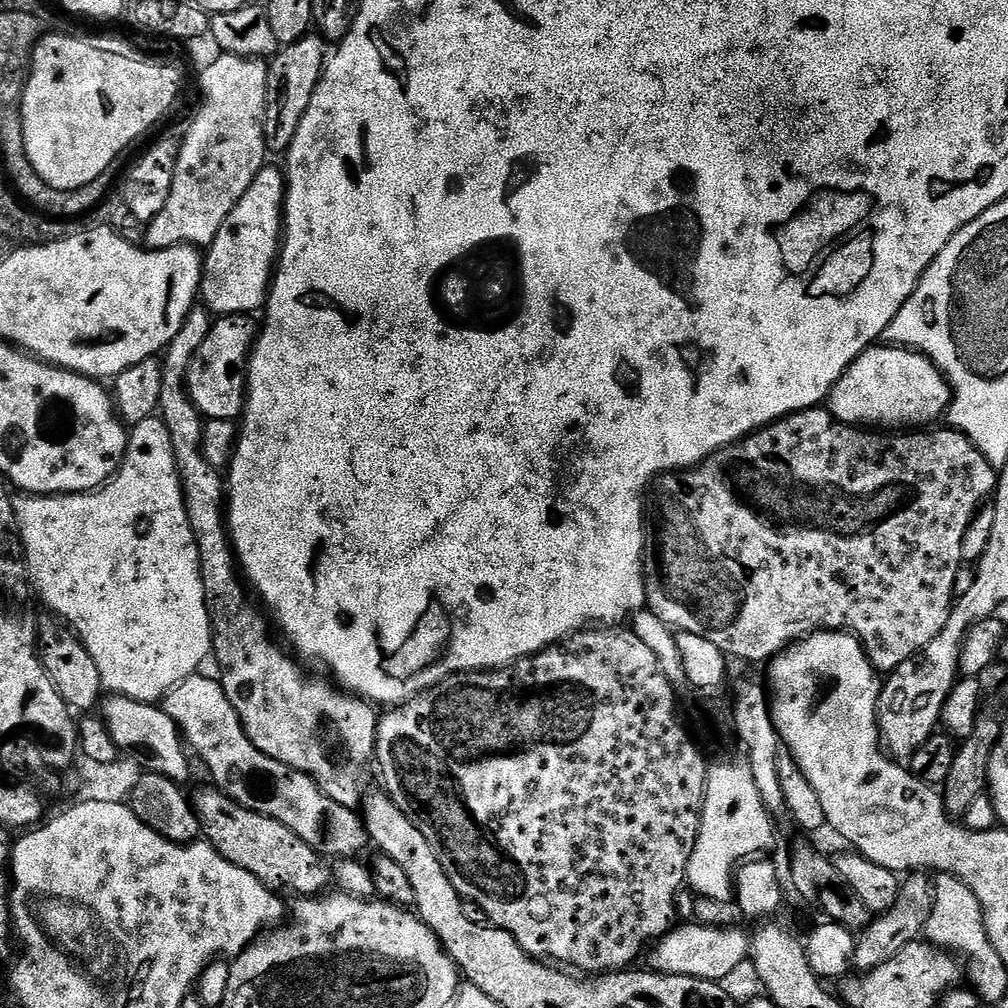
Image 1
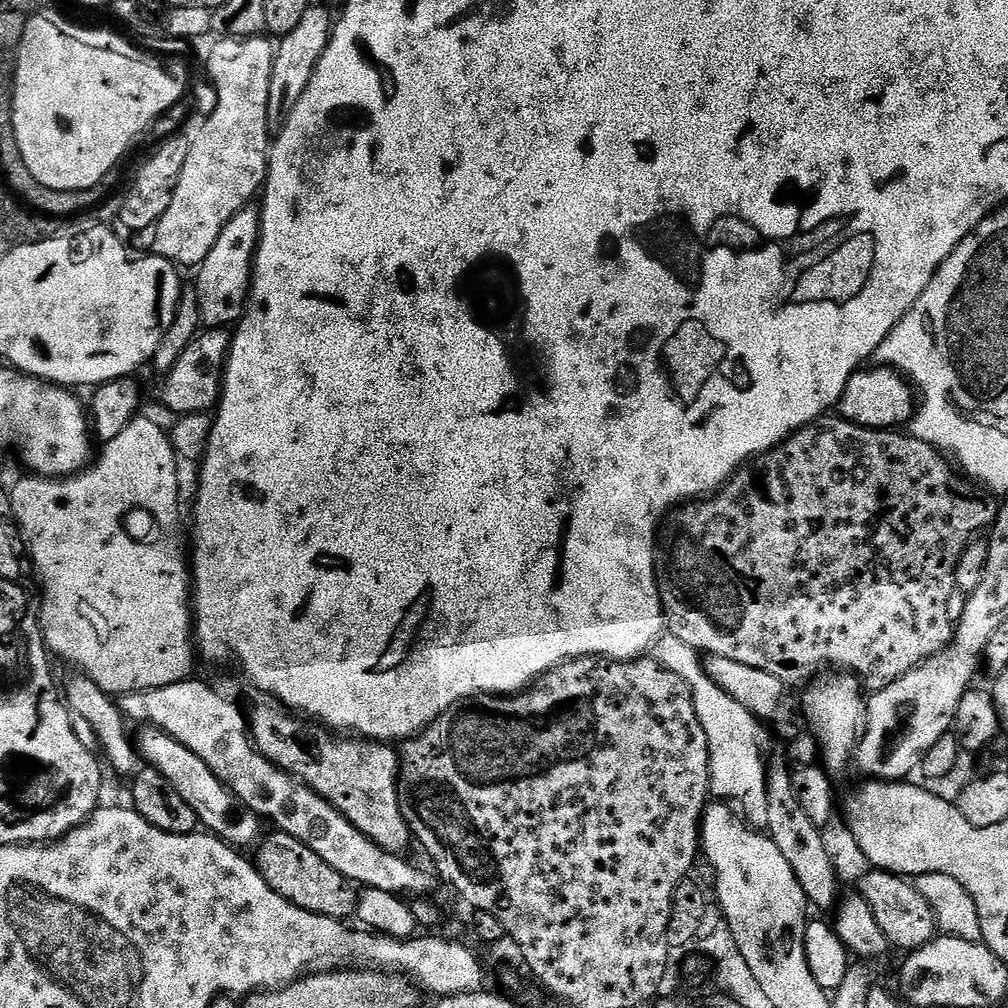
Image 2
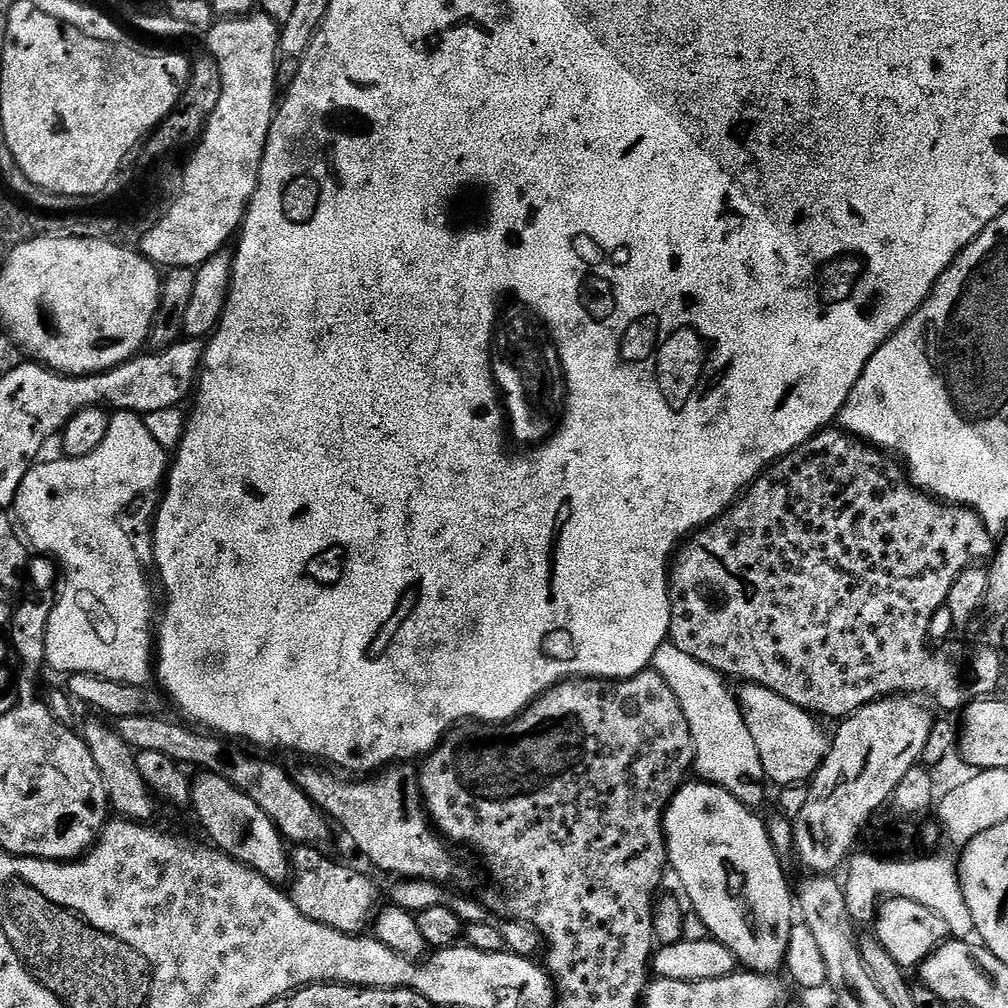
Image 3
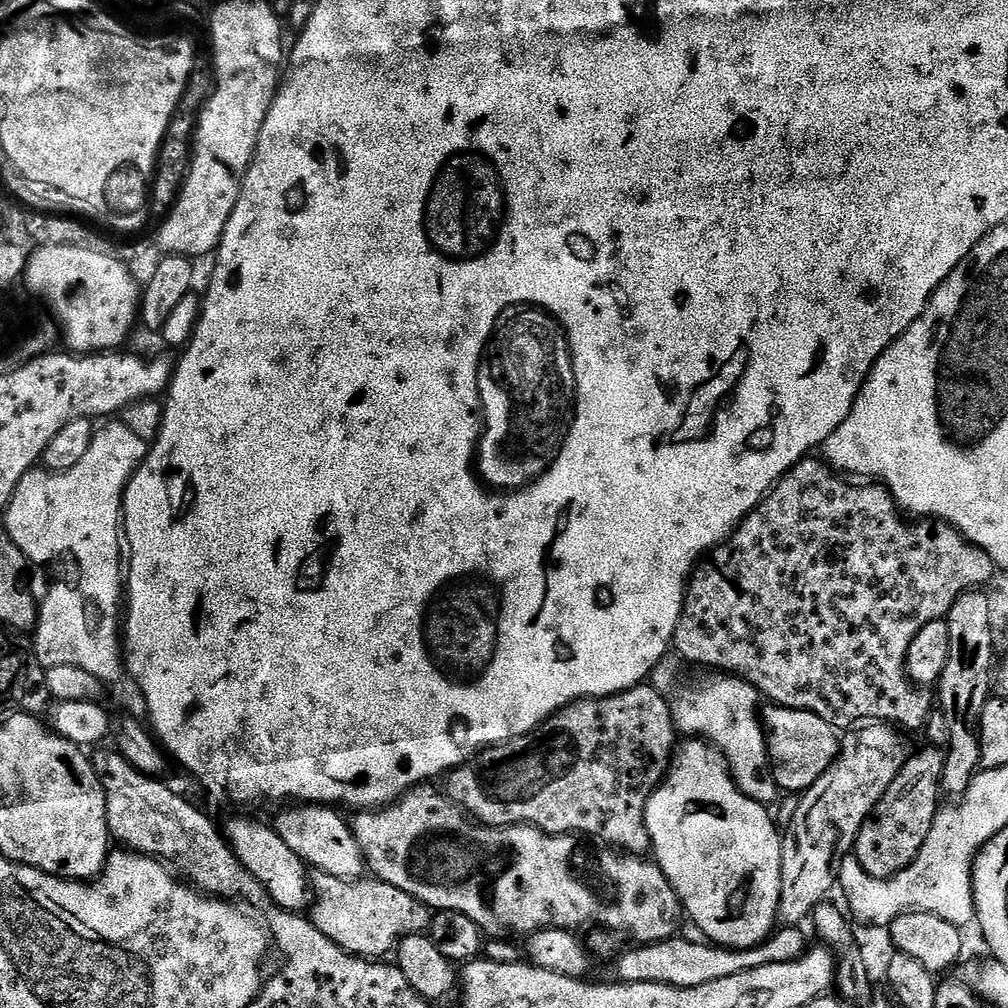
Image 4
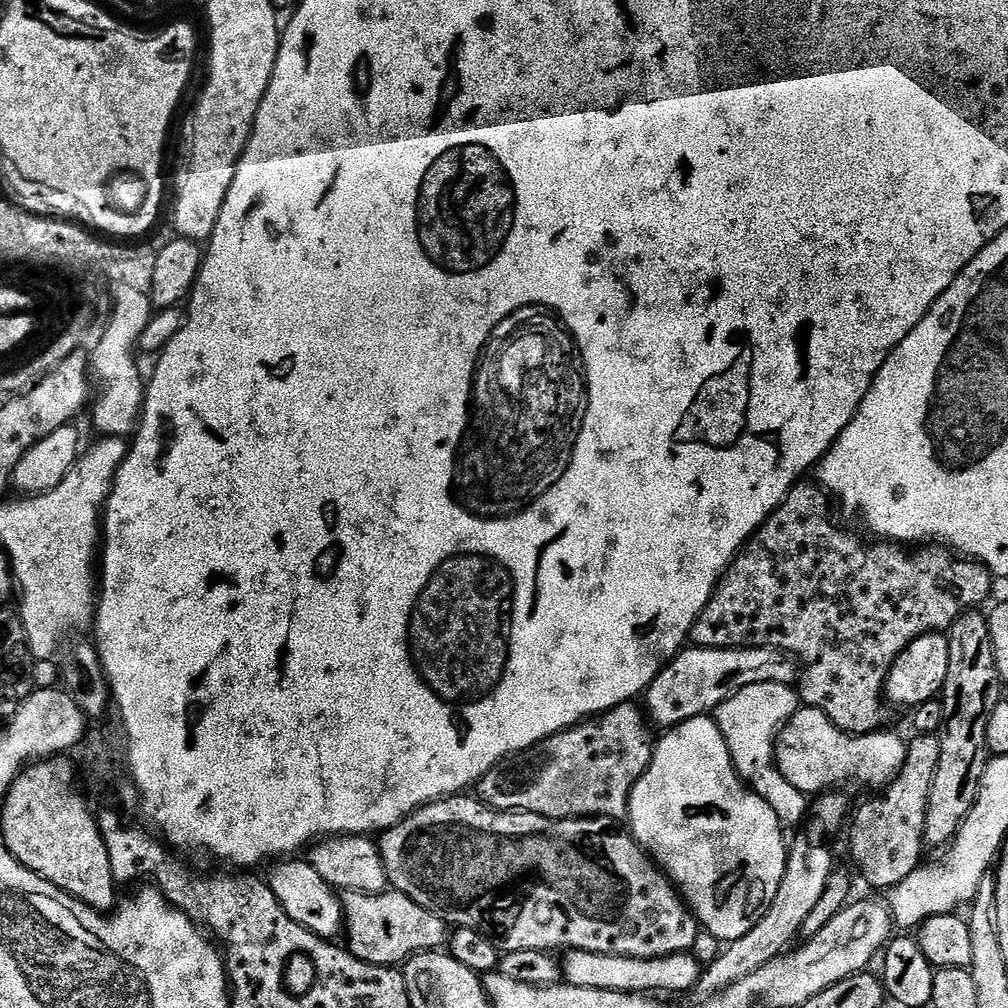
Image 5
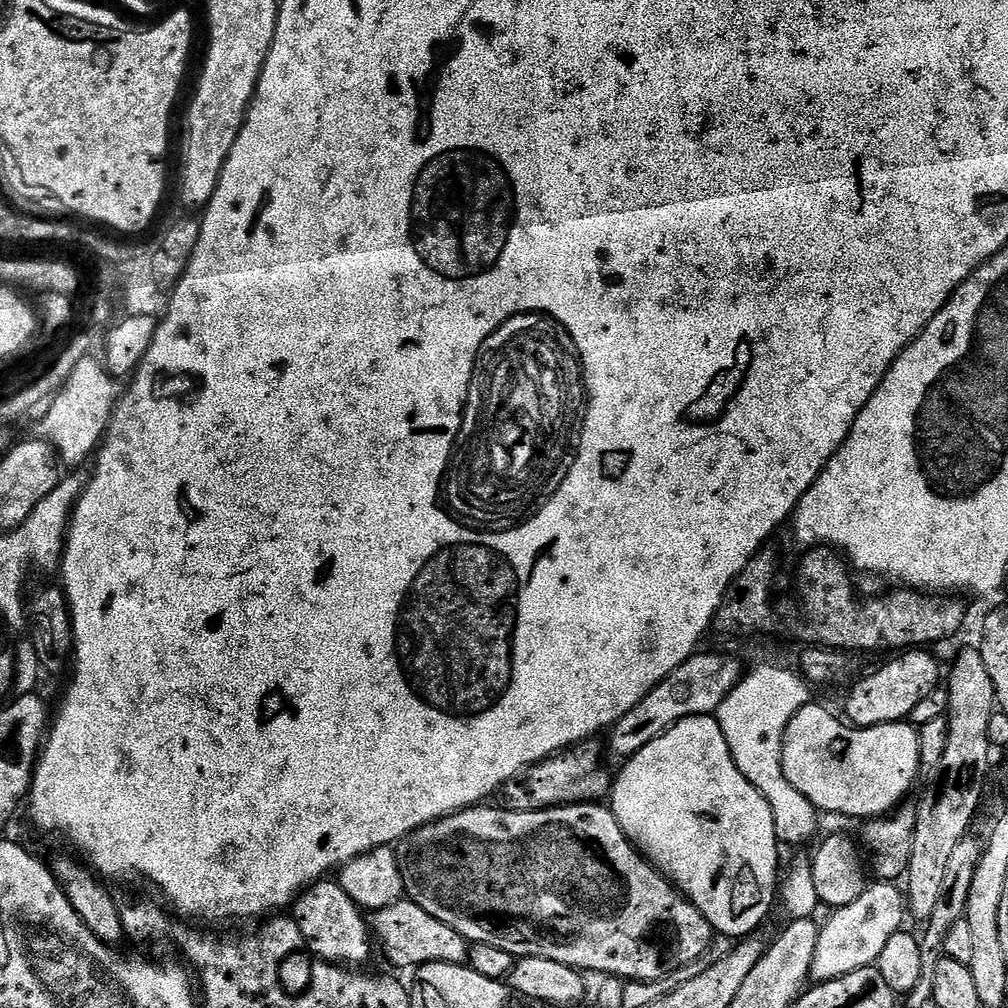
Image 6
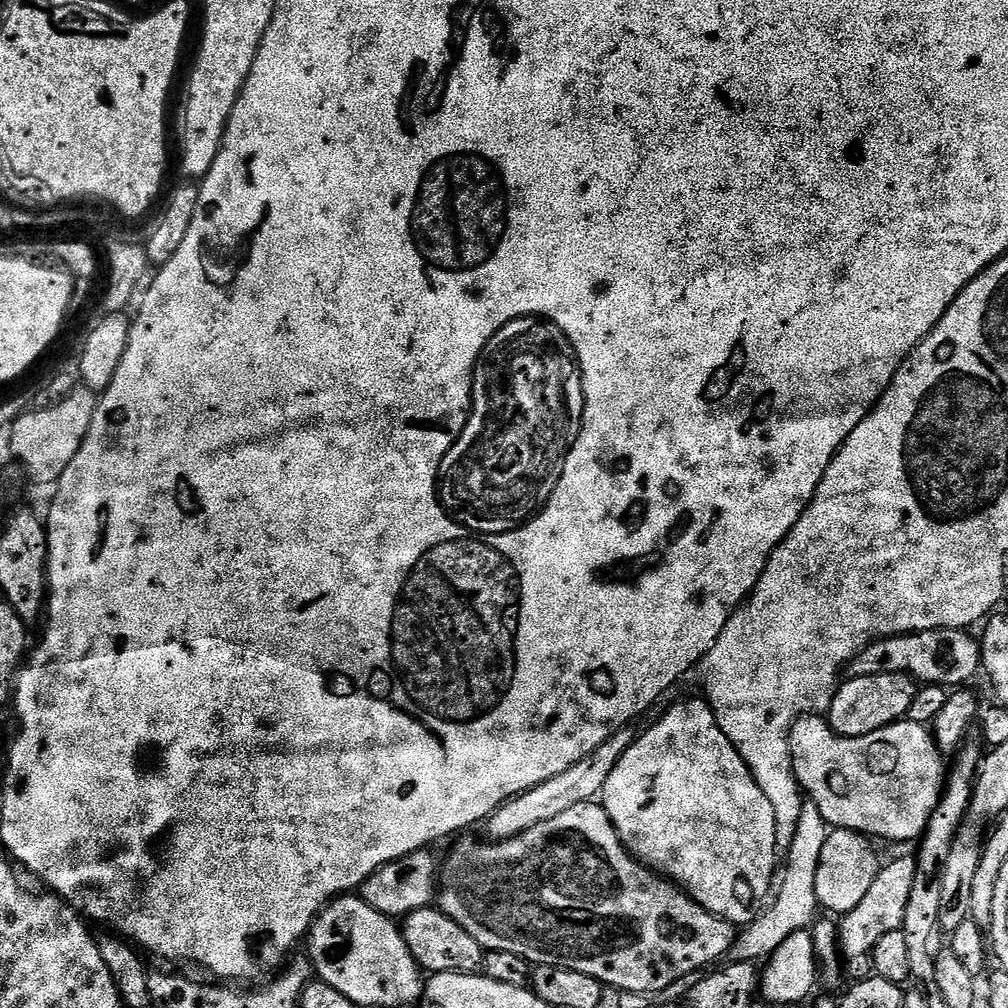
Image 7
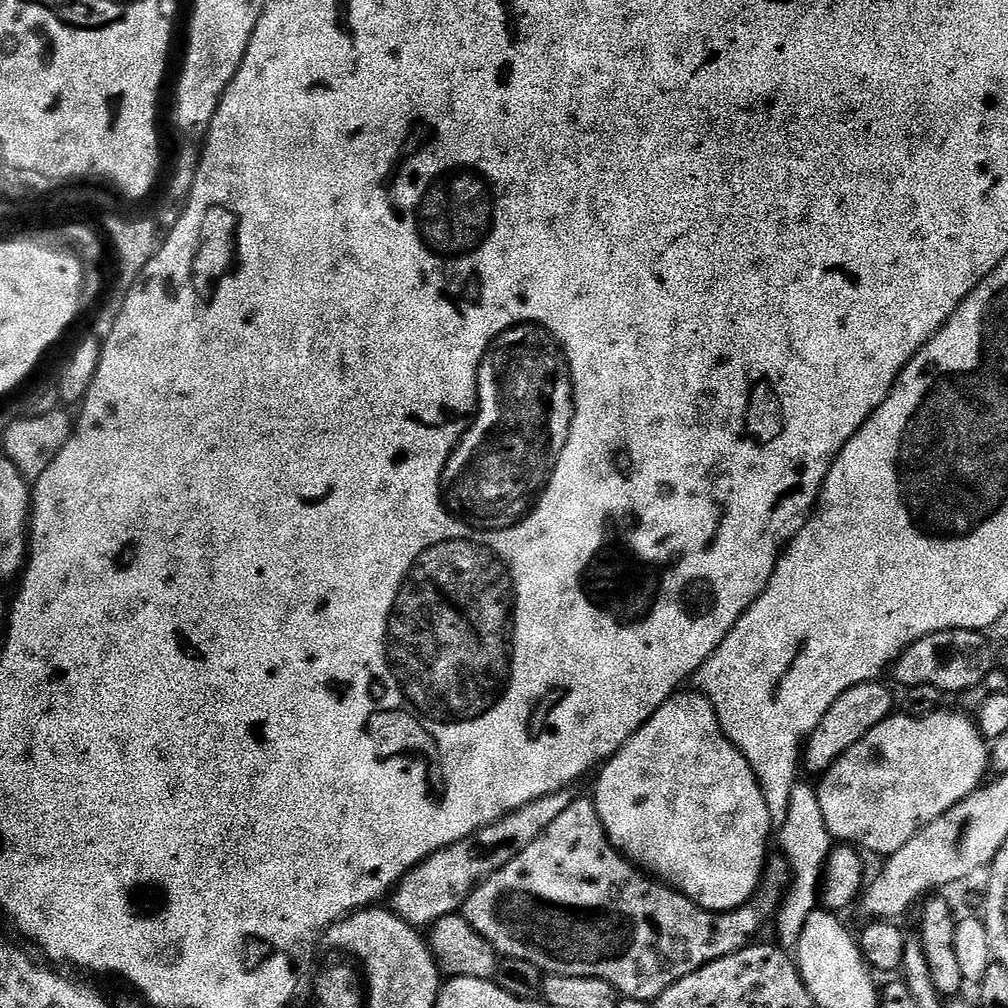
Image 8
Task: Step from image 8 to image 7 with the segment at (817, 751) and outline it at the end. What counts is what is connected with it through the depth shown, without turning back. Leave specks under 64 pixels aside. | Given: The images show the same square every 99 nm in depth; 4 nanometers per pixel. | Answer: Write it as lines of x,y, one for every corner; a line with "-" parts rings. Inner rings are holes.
874,674
866,678
854,676
845,679
837,687
828,707
826,719
839,736
858,738
874,734
874,730
882,730
898,720
905,719
917,691
917,681
906,674

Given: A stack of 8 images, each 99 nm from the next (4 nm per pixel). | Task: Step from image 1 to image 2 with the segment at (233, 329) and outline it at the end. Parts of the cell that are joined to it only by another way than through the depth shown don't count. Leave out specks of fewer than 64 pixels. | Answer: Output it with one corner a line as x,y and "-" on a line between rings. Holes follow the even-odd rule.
209,328
201,331
182,350
181,356
173,362
172,368
163,373
160,400
172,411
172,414
185,416
195,412
207,413
217,407
229,343
230,336
224,328

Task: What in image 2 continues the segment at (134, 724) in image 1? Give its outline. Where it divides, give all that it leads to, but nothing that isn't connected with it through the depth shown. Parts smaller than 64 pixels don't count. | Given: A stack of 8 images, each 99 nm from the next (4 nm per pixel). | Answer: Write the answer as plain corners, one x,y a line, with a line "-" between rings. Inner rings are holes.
141,727
140,733
134,736
134,743
139,759
149,768
160,771
163,778
170,782
178,795
197,816
199,823
211,835
226,841
237,849
244,850
247,844
255,845
261,839
260,825
262,820
254,810
248,809
235,794
228,789
206,762
198,758
190,749
171,737
161,728
-
208,827
208,828
207,828

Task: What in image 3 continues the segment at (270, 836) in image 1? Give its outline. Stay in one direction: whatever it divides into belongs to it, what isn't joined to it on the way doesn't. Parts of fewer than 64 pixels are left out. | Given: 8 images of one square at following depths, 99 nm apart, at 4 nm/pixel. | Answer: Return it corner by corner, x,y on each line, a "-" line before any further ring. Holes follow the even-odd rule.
296,846
291,849
290,852
290,885
292,884
292,889
290,889
290,895
292,897
292,901
294,902
294,906
298,906
298,910
302,914
306,914
306,918
310,918
314,922
318,922
322,926
330,926
330,930
342,930
346,934
350,934
351,936
363,933
365,931
364,928
373,923
374,913
377,911
378,903
376,904
376,899
379,898
380,892
376,889
376,884
371,880
370,877
367,876
364,872
359,872
356,868
347,868
344,864
335,864
334,861
331,860
328,856
323,856
320,853
321,849
316,846

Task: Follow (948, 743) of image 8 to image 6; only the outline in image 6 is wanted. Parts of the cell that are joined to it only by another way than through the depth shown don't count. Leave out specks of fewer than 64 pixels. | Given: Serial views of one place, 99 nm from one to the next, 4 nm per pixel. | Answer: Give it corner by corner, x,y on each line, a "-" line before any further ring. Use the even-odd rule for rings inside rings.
810,702
790,718
782,742
782,770
790,778
790,786
806,798
821,813
833,812
836,816
853,816
863,822
901,807
908,791
916,784
916,775
922,772
918,754
919,731
908,722
898,724
879,724
873,728
849,726
828,708

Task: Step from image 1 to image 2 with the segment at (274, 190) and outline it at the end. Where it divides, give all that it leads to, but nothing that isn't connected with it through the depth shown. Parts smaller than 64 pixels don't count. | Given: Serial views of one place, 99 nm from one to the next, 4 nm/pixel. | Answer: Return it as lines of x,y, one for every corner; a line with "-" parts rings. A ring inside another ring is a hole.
247,206
222,226
218,242
198,265
194,285
200,323
205,329
224,328
239,321
248,298
248,286
252,283
252,259
256,256
256,243
260,241
260,214
255,207

